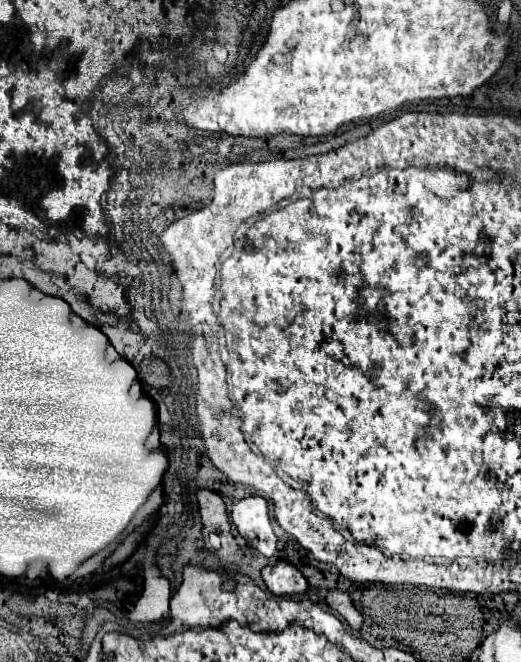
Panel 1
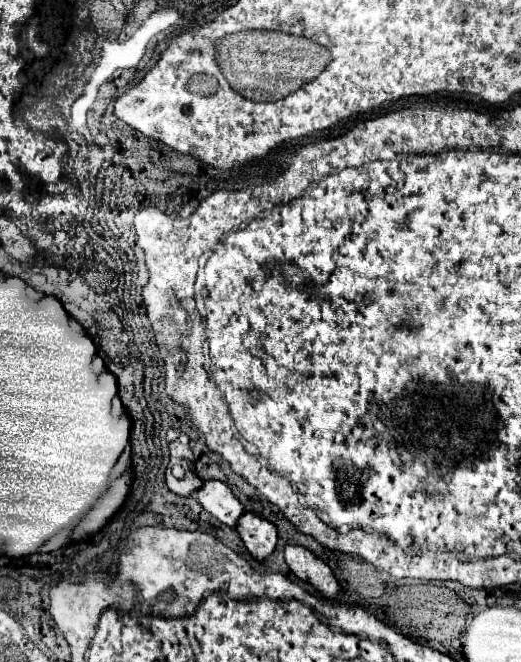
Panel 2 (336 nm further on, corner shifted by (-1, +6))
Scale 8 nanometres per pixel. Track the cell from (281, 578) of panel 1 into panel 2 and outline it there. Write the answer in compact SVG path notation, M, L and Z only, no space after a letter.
M245 512L245 516L237 520L235 530L255 560L263 560L275 550L277 528L271 522L267 522L265 518Z

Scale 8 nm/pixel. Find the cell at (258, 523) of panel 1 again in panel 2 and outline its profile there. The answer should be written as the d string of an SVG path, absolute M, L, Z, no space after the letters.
M207 480L195 494L197 502L219 522L227 526L235 526L237 518L243 514L241 502L233 496L231 488L221 480Z

